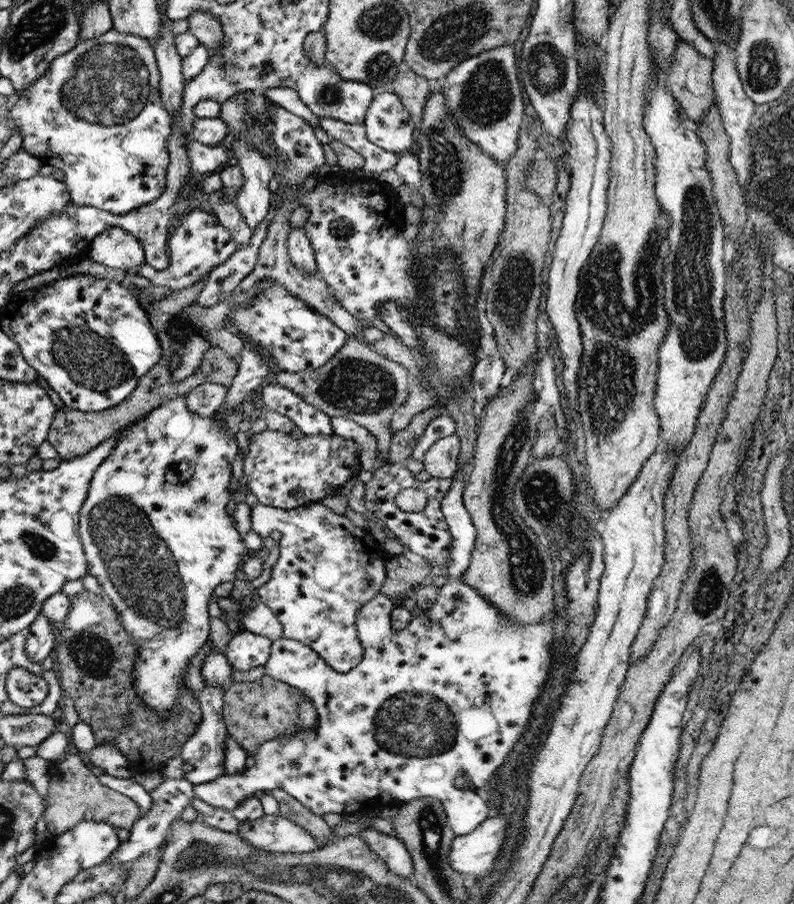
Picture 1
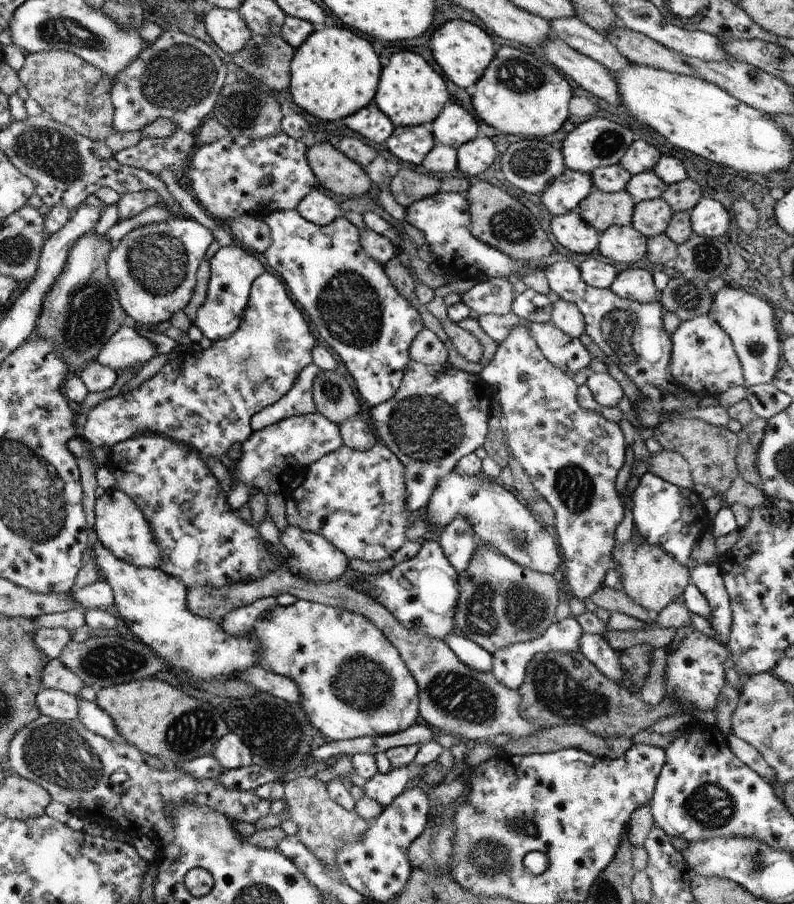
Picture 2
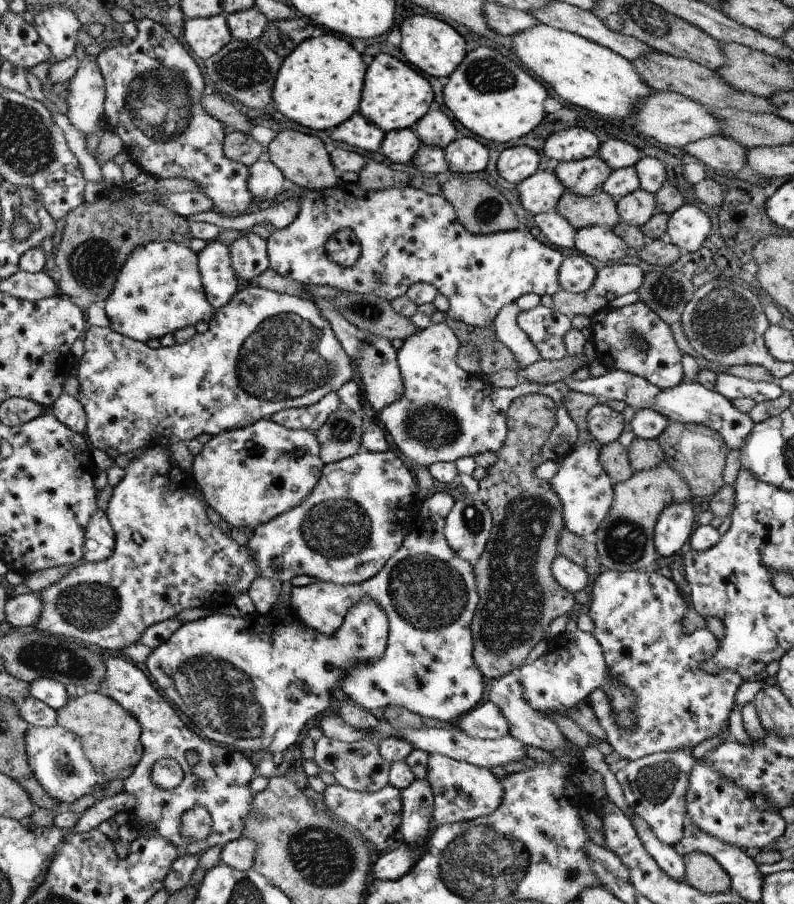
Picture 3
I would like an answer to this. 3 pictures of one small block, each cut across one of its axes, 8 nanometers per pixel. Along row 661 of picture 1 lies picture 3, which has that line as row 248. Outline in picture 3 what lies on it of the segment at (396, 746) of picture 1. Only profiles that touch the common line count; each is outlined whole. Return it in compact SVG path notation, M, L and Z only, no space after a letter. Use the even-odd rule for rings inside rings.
M342 181L340 186L326 190L306 189L302 195L293 199L300 204L296 220L290 226L272 233L266 239L266 246L269 268L300 284L326 284L340 291L374 294L389 301L406 295L412 284L431 284L448 298L450 318L468 326L482 328L488 328L494 323L502 306L515 302L522 295L534 293L538 296L553 296L561 290L558 270L564 257L560 250L540 243L523 227L496 234L472 234L460 224L454 207L446 198L428 194L410 184L404 188L368 191L362 189L358 182ZM339 228L347 228L356 234L361 246L361 256L356 265L334 271L330 268L325 246L326 241Z

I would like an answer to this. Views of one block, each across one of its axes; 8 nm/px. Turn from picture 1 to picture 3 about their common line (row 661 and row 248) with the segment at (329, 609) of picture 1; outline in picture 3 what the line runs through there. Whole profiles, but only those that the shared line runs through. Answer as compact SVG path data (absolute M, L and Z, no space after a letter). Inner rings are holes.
M347 228L336 229L329 241L326 241L326 254L331 270L356 265L361 256L361 246L356 234Z

